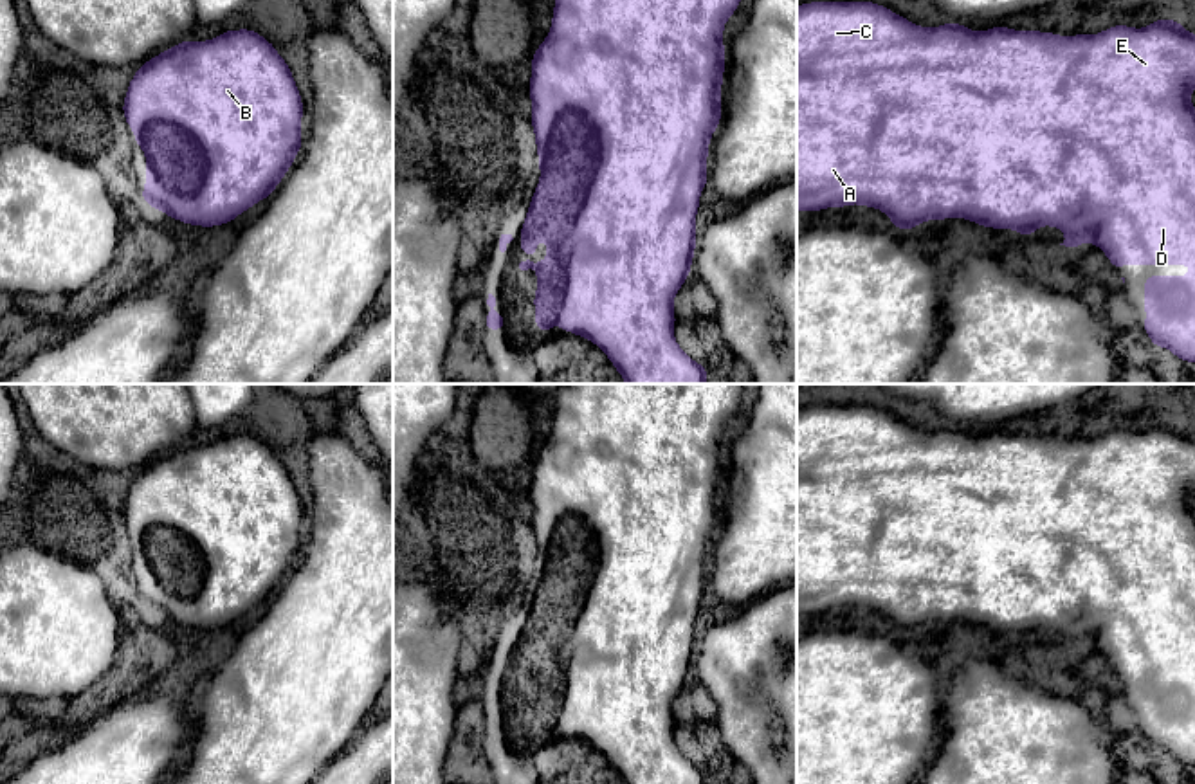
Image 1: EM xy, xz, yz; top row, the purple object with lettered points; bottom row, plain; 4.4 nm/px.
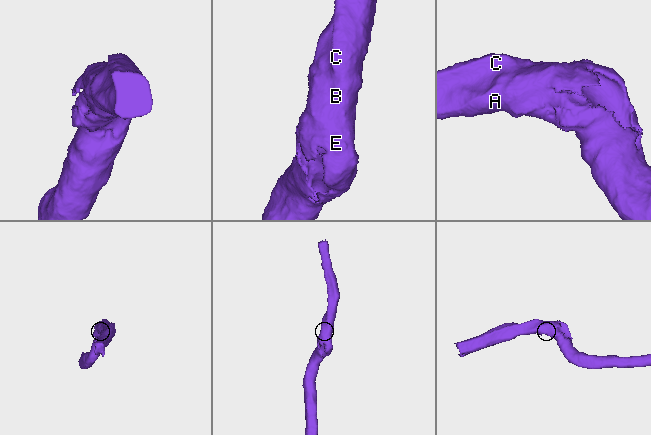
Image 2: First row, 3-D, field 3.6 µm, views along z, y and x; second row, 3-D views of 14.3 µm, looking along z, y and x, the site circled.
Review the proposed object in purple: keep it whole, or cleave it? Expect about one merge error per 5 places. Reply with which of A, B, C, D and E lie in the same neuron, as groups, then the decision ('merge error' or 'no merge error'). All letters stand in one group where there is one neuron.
A B C D E; no merge error

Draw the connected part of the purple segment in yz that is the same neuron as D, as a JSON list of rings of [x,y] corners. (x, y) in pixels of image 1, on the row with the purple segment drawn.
[[[809,2],[797,5],[797,211],[822,211],[851,204],[883,211],[896,229],[916,229],[925,220],[966,218],[981,227],[1013,229],[1031,236],[1042,225],[1065,232],[1060,245],[1098,245],[1117,270],[1121,265],[1190,265],[1190,276],[1145,278],[1145,333],[1184,362],[1195,362],[1195,34],[1172,18],[1148,27],[1112,25],[1094,36],[1058,36],[1004,25],[970,31],[948,22],[919,27],[874,2]]]

